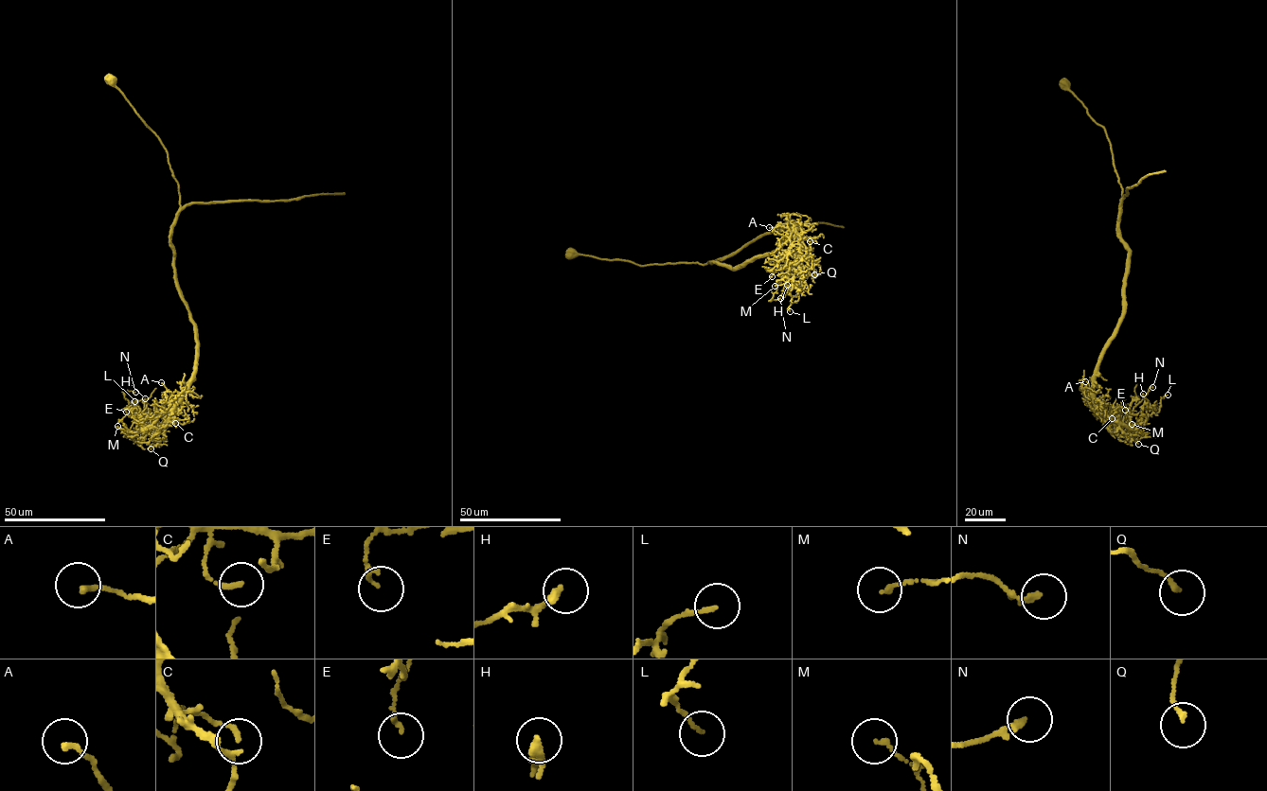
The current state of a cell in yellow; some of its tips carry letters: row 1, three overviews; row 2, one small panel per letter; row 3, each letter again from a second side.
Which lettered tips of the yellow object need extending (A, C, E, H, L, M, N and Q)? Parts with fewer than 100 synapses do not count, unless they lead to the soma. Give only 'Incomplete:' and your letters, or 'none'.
Incomplete: none

